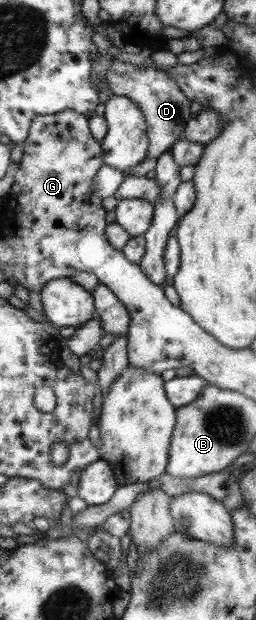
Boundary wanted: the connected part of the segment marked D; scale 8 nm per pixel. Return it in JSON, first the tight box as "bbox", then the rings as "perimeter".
{"bbox":[106,58,193,158],"perimeter":[[[114,58],[106,70],[106,78],[112,95],[133,99],[145,114],[151,141],[150,158],[168,152],[178,139],[183,138],[187,121],[193,116],[189,109],[191,100],[165,71],[151,65],[140,66]]]}

